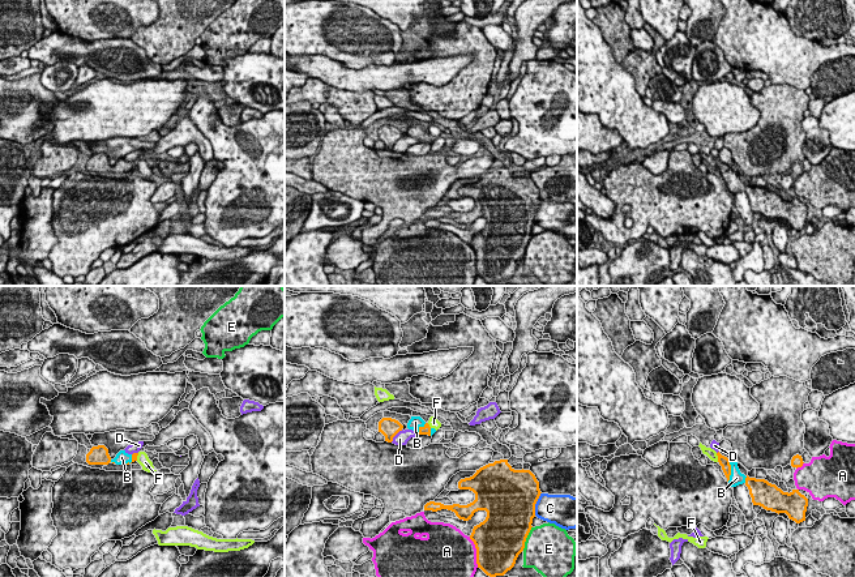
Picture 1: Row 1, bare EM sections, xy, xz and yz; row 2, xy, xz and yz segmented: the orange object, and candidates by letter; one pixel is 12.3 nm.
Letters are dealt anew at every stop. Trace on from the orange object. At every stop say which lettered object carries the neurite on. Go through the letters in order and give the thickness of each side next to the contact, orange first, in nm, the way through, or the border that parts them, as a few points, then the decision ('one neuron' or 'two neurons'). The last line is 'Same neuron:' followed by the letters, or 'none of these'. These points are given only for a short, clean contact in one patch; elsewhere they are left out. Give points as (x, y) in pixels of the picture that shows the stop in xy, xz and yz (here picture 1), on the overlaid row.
A: 500 nm thick on the orange side, 480 nm on the other; two neurons
B: 130 nm thick on the orange side, 170 nm on the other; one neuron
C: 500 nm thick on the orange side, 360 nm on the other; two neurons
D: 240 nm thick on the orange side, 160 nm on the other; two neurons
E: 500 nm thick on the orange side, 480 nm on the other; two neurons
F: 130 nm thick on the orange side, 120 nm on the other; border along yz (715, 453), (718, 461); two neurons
Same neuron: B

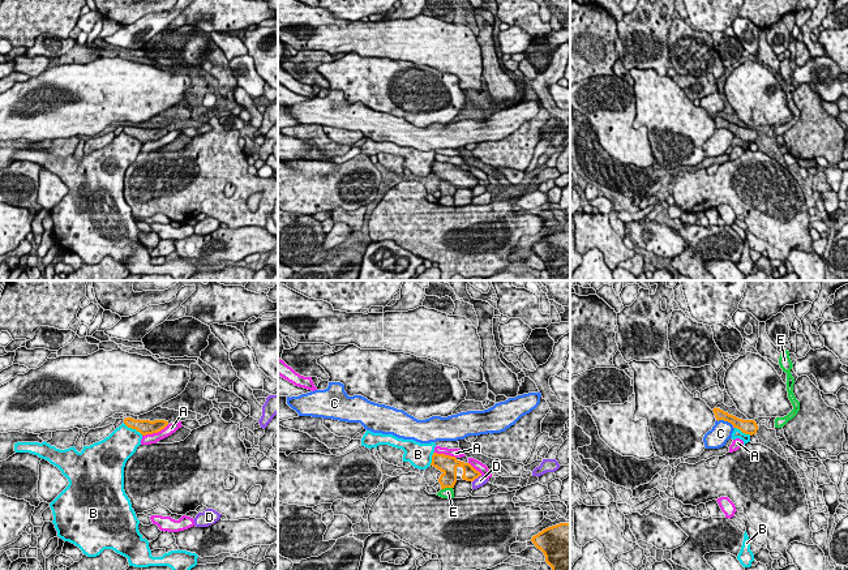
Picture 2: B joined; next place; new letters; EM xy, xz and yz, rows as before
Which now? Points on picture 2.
A: 190 nm thick on the orange side, 130 nm on the other; two neurons
B: 190 nm thick on the orange side, 380 nm on the other; border along xy (123, 423), (142, 434); two neurons
C: 160 nm thick on the orange side, 240 nm on the other; two neurons
D: 180 nm thick on the orange side, 120 nm on the other; two neurons
E: 200 nm thick on the orange side, 130 nm on the other; border along xz (452, 487), (441, 489); two neurons
Same neuron: none of these

